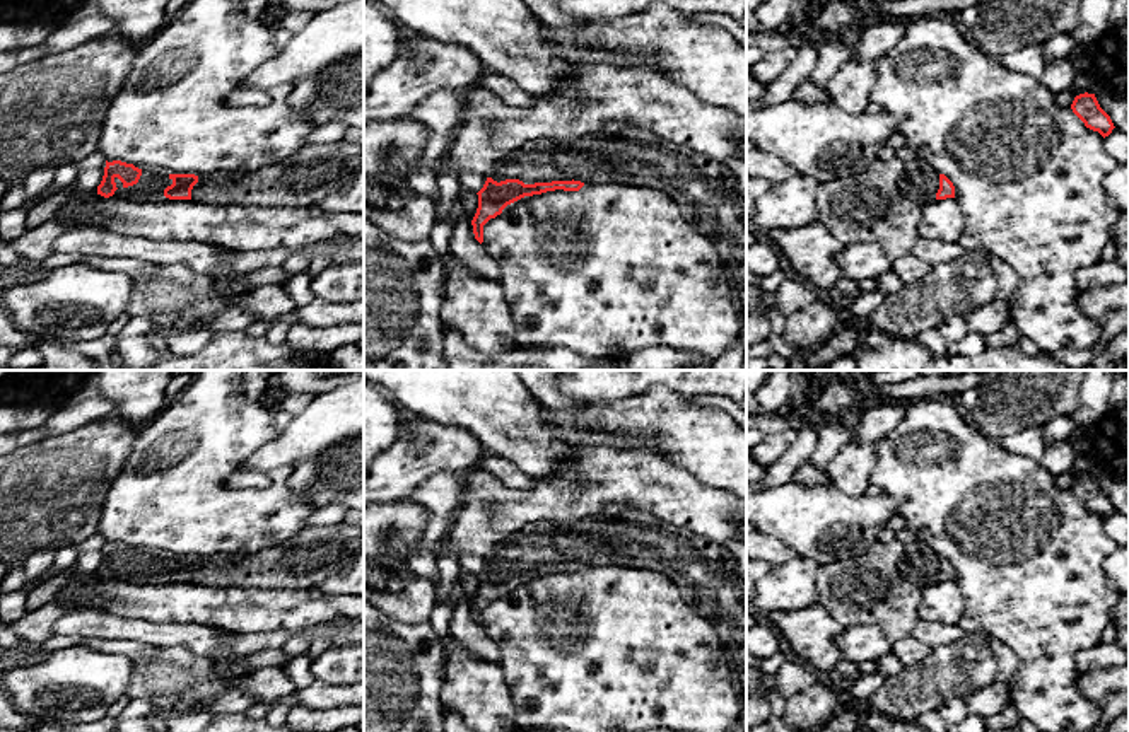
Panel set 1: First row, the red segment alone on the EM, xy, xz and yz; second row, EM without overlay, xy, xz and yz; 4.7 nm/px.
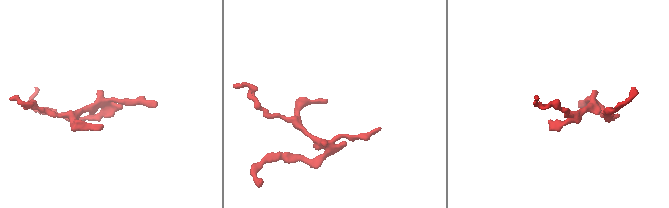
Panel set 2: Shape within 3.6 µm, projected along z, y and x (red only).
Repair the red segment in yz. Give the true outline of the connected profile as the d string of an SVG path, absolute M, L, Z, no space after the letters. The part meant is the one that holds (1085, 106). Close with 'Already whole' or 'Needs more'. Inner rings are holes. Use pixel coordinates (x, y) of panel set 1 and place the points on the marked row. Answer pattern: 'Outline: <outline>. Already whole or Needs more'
Outline: M1079 94L1071 104L1073 113L1086 128L1098 131L1103 138L1115 128L1110 116L1100 107L1095 94Z. Already whole

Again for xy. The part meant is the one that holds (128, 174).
Outline: M355 142L309 143L294 157L277 166L239 176L212 174L164 174L154 169L138 169L121 160L106 160L104 176L97 195L133 201L149 200L193 200L208 205L248 205L248 206L290 206L304 208L319 205L331 193L343 193L350 188L357 172L364 167L364 145Z. Needs more

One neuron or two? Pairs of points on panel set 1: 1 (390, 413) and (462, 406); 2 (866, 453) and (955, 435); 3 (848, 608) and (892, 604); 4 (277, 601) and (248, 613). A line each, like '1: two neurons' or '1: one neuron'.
1: two neurons
2: two neurons
3: one neuron
4: one neuron

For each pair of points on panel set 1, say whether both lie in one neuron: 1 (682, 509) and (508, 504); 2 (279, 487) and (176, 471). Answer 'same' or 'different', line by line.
1: same
2: same

